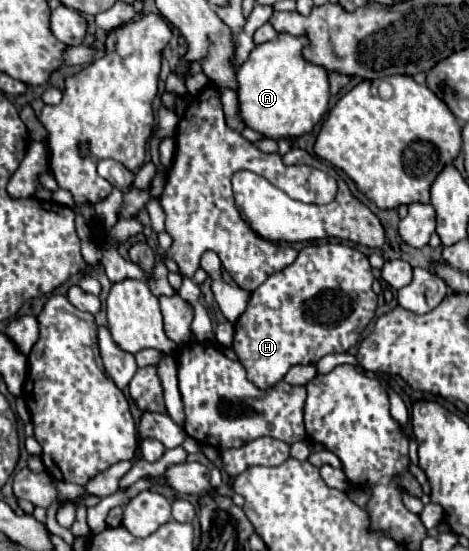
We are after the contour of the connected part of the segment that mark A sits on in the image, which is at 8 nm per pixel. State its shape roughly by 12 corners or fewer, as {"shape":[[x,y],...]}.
{"shape":[[278,34],[238,68],[240,114],[266,138],[310,132],[328,110],[306,36]]}

